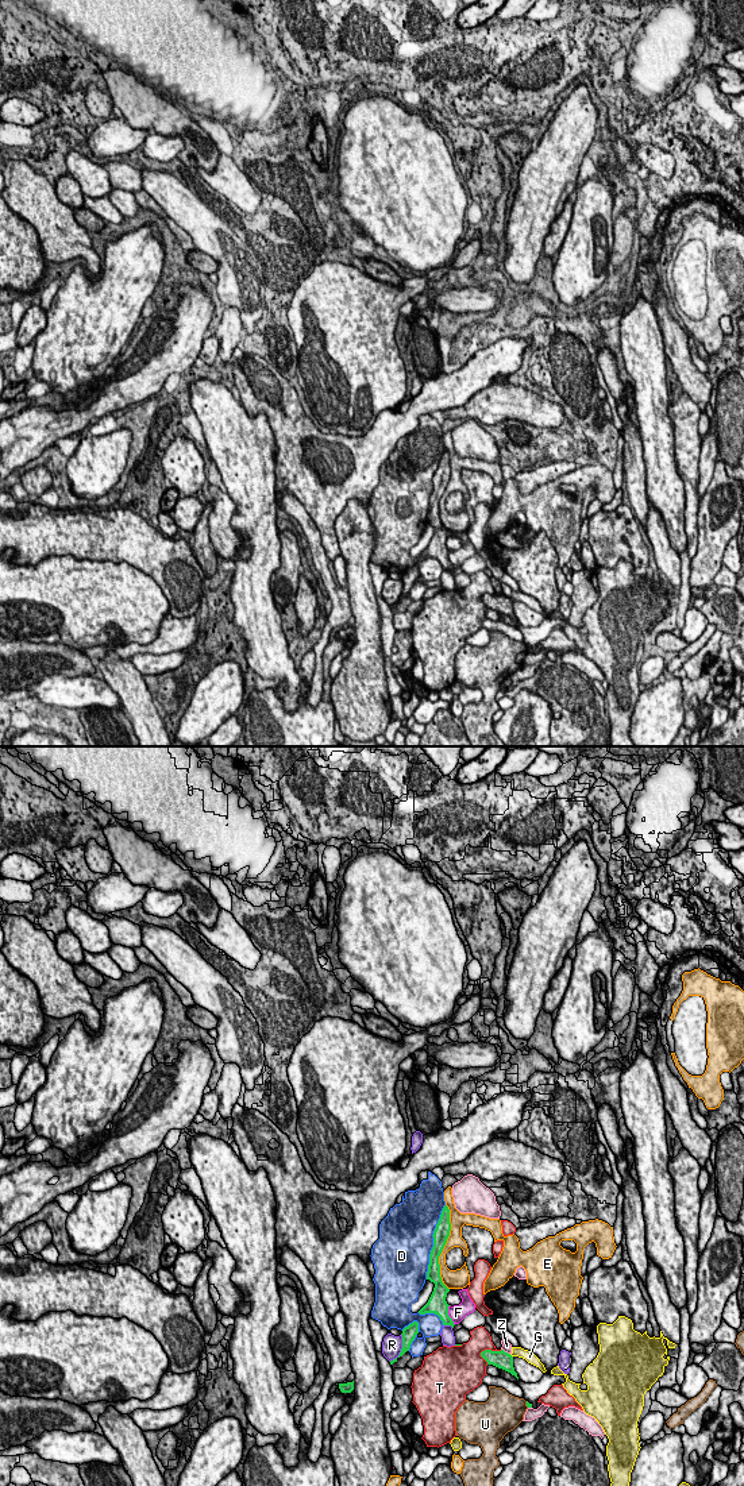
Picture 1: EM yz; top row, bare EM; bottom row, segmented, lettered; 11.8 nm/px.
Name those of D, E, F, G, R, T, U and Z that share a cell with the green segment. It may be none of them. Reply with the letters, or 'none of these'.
none of these

